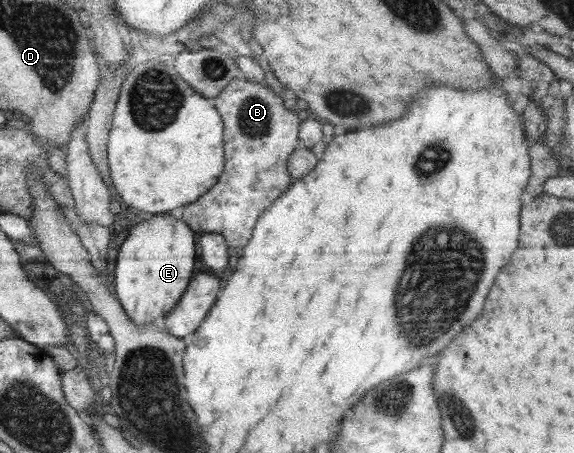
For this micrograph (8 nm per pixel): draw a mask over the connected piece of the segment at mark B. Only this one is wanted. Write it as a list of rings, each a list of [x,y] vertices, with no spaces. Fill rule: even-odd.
[[[242,76],[232,79],[232,81],[226,85],[226,88],[222,90],[220,95],[216,96],[216,98],[209,99],[209,102],[211,105],[214,105],[214,108],[219,112],[224,122],[224,158],[226,158],[226,160],[224,160],[224,172],[222,172],[222,176],[218,178],[218,182],[216,182],[216,184],[214,184],[209,191],[206,191],[206,193],[204,193],[204,195],[202,195],[199,199],[196,199],[196,201],[191,202],[190,204],[186,204],[186,206],[182,208],[181,220],[185,224],[188,224],[194,233],[220,234],[225,239],[228,247],[234,248],[234,250],[239,250],[252,238],[253,229],[258,221],[258,217],[263,214],[264,209],[272,205],[272,203],[274,203],[274,201],[276,201],[276,199],[278,199],[282,193],[286,192],[293,181],[290,173],[288,173],[288,168],[286,168],[286,158],[289,158],[290,154],[294,152],[296,145],[300,141],[299,128],[301,120],[295,109],[289,110],[288,108],[284,107],[284,97],[272,91],[268,85],[246,80]]]

